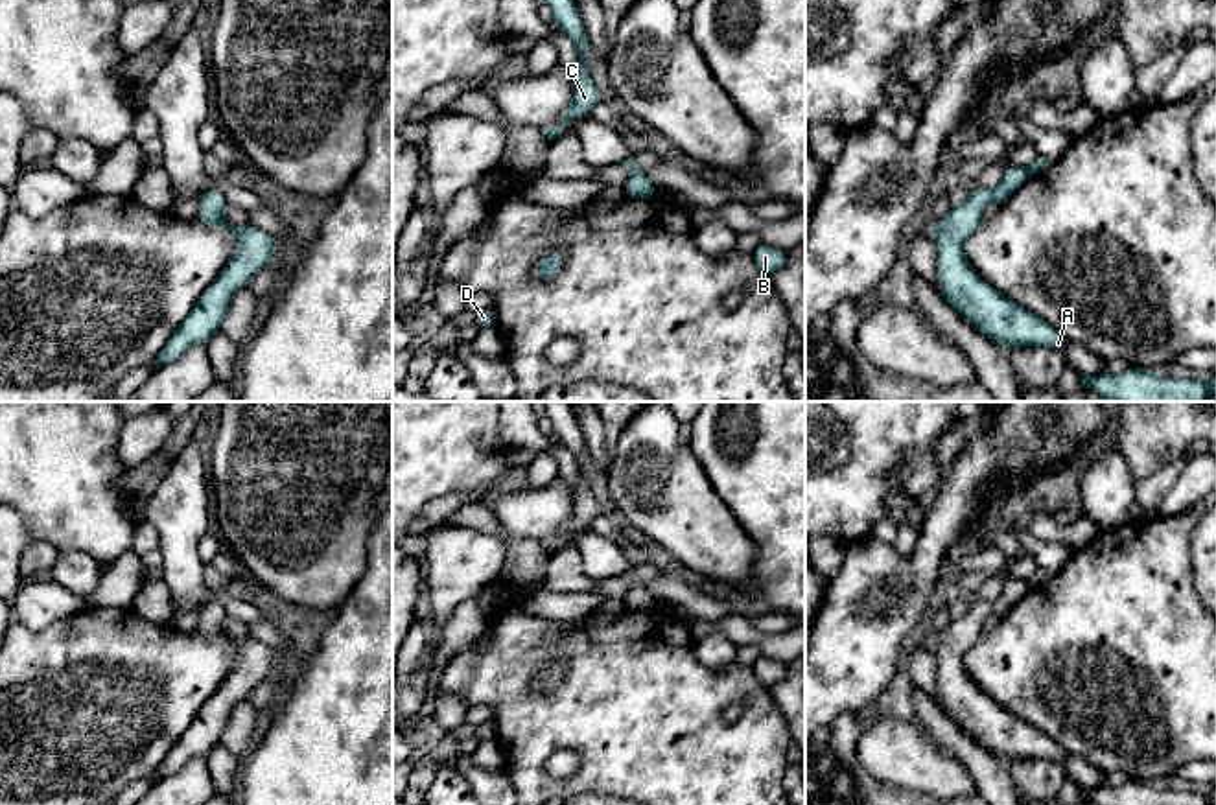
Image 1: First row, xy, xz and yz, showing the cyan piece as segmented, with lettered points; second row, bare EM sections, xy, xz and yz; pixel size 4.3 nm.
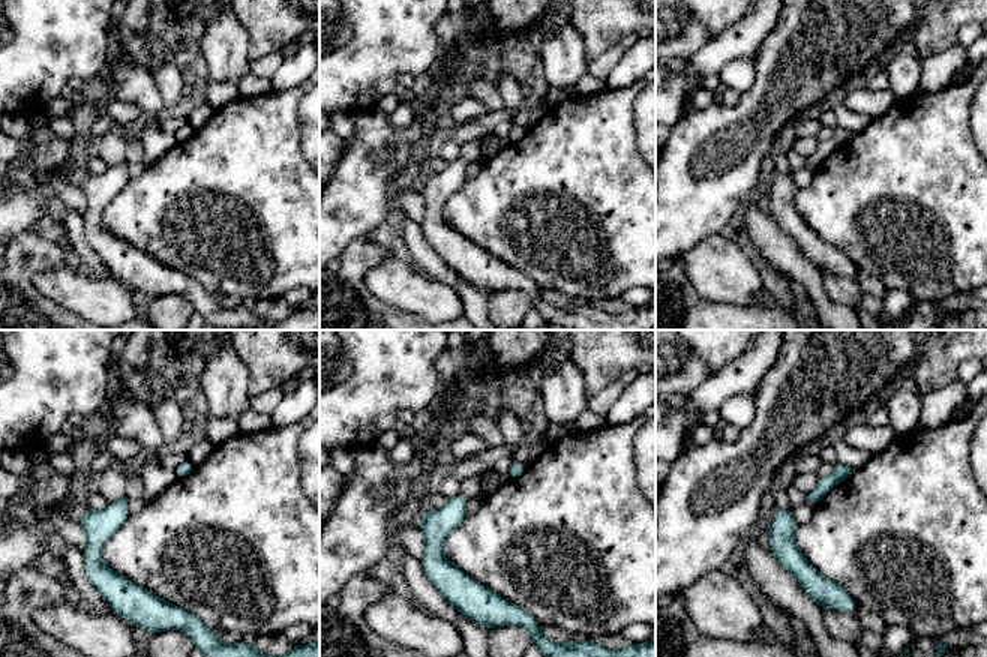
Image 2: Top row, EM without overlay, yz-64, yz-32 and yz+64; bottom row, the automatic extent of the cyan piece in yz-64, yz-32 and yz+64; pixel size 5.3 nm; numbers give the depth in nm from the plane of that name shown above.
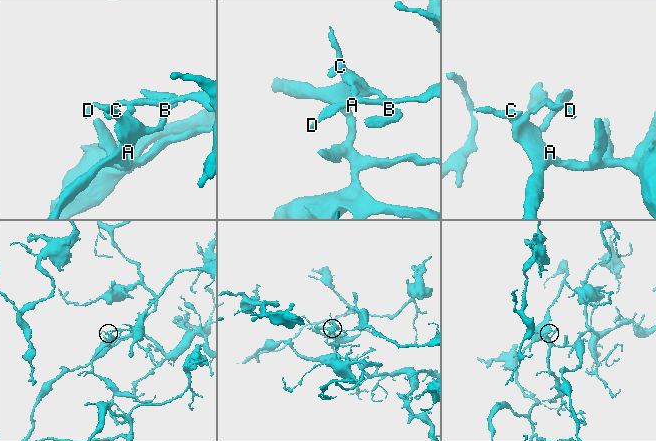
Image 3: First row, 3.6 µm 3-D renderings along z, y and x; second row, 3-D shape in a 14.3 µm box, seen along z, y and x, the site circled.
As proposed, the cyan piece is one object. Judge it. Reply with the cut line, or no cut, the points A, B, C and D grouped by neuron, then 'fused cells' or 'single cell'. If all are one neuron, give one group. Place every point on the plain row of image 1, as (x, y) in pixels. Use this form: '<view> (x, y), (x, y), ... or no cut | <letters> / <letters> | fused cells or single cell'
no cut | A B C D | single cell

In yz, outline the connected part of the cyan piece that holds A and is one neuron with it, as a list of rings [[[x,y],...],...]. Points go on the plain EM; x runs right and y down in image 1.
[[[1045,567],[1019,580],[1006,578],[997,602],[978,601],[967,612],[932,639],[930,648],[938,665],[938,698],[941,709],[973,741],[997,759],[1010,764],[1024,759],[1046,759],[1065,764],[1067,752],[1035,726],[1004,709],[982,693],[965,671],[965,656],[984,634],[988,613],[1004,615],[1028,589],[1043,586],[1054,577]]]

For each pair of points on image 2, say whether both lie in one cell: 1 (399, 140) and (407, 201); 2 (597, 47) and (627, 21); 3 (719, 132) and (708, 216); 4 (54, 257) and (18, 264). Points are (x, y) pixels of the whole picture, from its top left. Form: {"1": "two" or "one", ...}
{"1": "two", "2": "one", "3": "one", "4": "one"}

